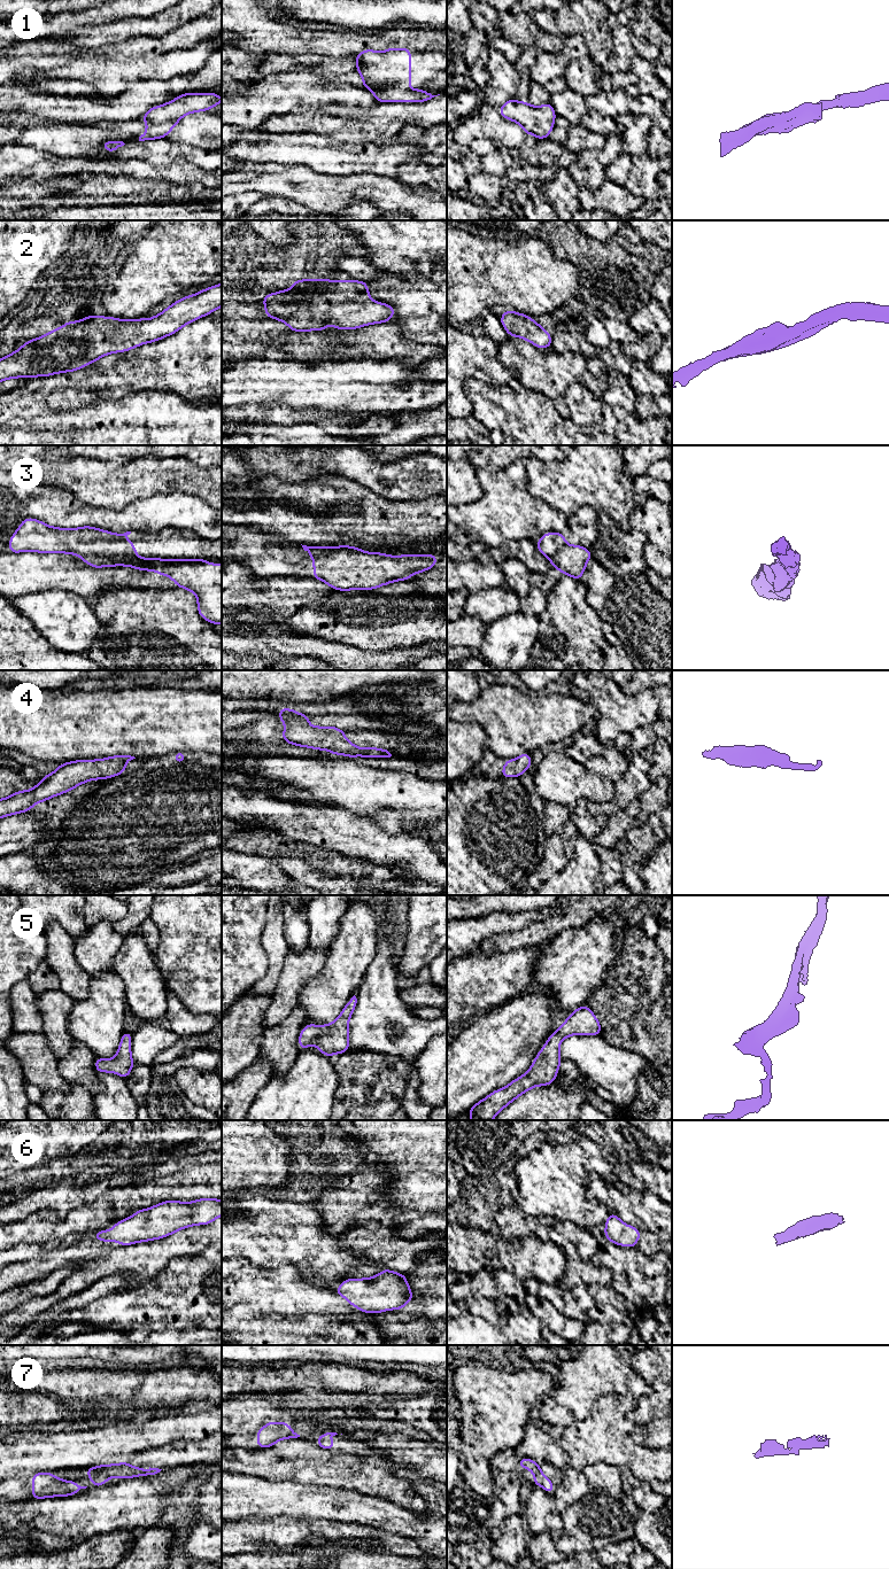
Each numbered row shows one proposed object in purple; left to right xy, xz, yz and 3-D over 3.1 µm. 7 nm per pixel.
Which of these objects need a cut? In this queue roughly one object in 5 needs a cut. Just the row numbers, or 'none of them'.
3

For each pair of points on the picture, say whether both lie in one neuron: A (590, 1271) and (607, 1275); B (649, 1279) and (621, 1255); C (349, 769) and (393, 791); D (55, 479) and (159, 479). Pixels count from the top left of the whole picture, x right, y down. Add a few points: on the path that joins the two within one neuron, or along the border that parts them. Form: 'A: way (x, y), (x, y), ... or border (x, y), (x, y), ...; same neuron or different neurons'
A: way (594, 1274), (603, 1275); same neuron
B: way (642, 1275), (628, 1261); same neuron
C: way (360, 779), (369, 789), (383, 789); same neuron
D: way (80, 479), (133, 479); same neuron

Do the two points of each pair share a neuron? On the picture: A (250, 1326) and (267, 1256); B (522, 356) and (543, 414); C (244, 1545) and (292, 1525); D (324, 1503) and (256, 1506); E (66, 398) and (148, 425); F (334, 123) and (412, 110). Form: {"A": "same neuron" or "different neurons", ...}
{"A": "different neurons", "B": "different neurons", "C": "same neuron", "D": "same neuron", "E": "different neurons", "F": "same neuron"}

